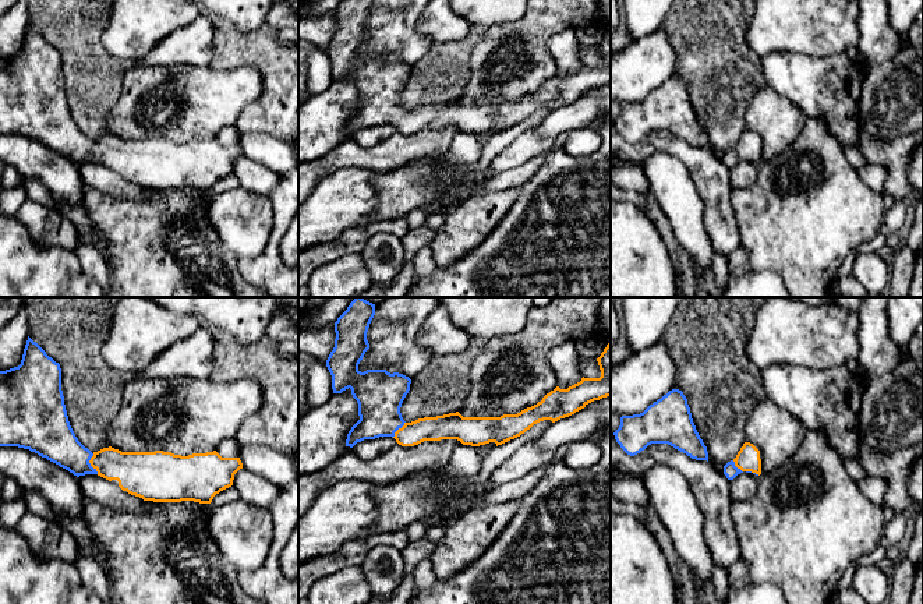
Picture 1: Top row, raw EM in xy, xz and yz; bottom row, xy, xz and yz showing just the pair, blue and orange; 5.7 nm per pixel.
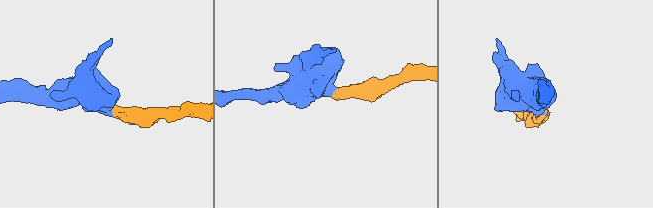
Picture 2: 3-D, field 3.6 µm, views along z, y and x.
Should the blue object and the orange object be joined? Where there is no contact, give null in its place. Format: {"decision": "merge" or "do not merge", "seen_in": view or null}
{"decision": "merge", "seen_in": "xy"}

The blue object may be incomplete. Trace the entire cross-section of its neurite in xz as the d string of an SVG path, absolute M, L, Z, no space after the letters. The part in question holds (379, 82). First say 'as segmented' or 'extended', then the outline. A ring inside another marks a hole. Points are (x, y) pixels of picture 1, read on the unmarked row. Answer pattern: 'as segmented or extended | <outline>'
extended | M343 0L335 10L335 35L326 47L333 81L350 75L358 91L360 107L349 119L346 134L353 135L357 130L379 124L392 124L402 134L441 127L457 127L471 134L495 130L498 134L520 124L540 109L555 110L594 88L611 84L611 31L608 31L597 46L600 66L583 64L567 77L556 74L541 89L517 102L463 105L456 99L406 110L400 95L410 78L411 67L386 57L364 60L358 57L369 36L367 20L374 3L375 0Z

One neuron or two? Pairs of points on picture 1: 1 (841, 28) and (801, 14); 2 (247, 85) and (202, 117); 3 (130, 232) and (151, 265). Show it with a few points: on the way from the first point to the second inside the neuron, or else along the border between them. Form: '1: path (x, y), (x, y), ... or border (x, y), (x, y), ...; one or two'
1: path (831, 28), (824, 24), (810, 23); one
2: path (236, 88), (229, 91), (214, 106); one
3: path (138, 240), (151, 257); one

